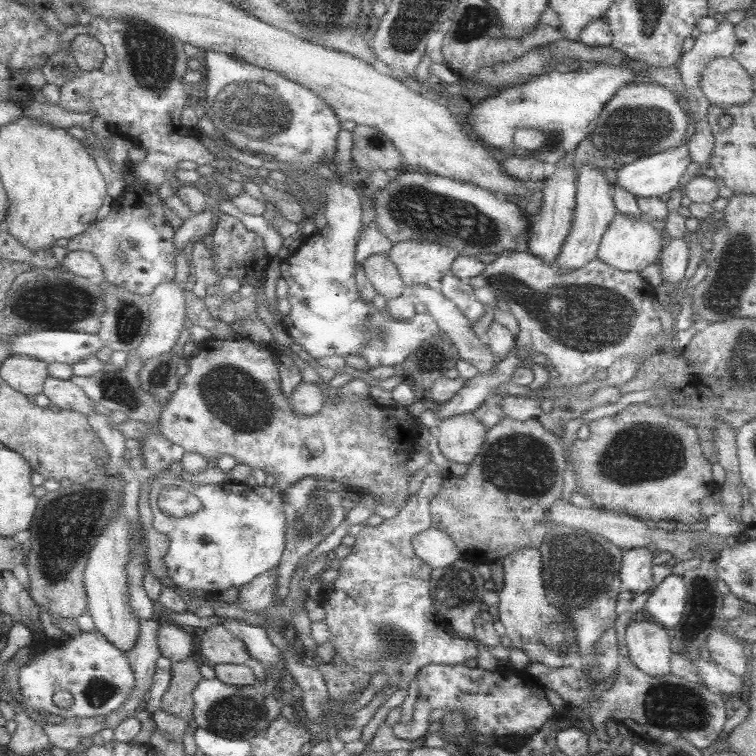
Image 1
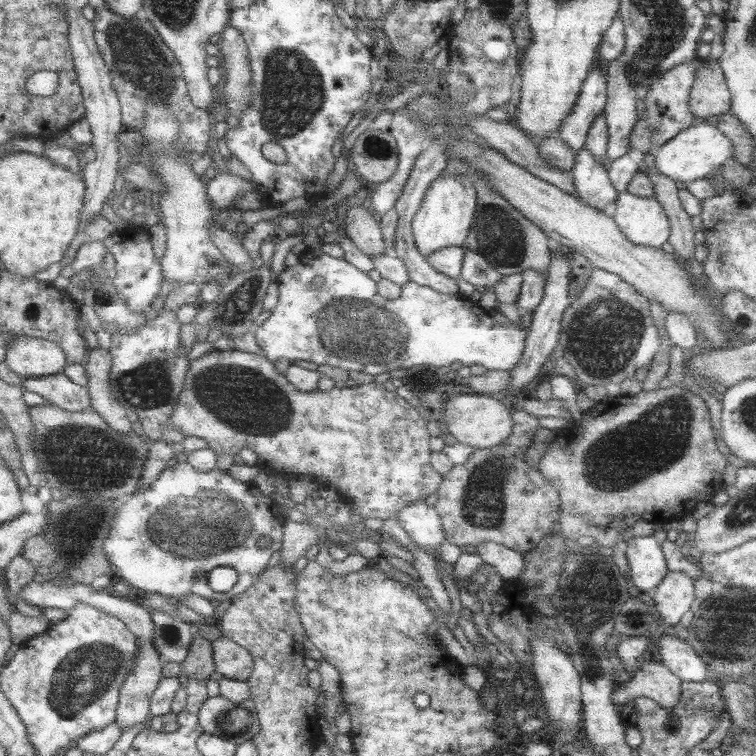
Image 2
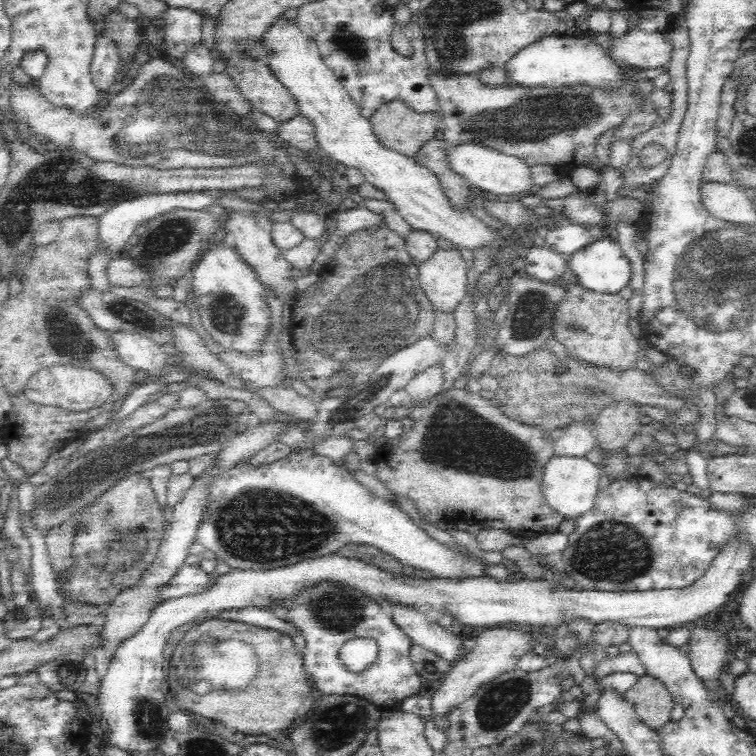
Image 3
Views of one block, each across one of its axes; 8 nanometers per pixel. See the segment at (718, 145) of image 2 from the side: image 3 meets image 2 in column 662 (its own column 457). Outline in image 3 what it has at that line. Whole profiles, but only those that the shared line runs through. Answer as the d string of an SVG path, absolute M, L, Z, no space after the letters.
M460 144L452 150L448 150L448 168L452 172L456 172L458 176L466 178L466 182L470 186L480 188L482 194L492 196L492 198L504 198L506 194L520 194L520 192L530 192L532 188L532 172L530 166L516 156L510 154L502 154L494 148L482 146L482 144Z

